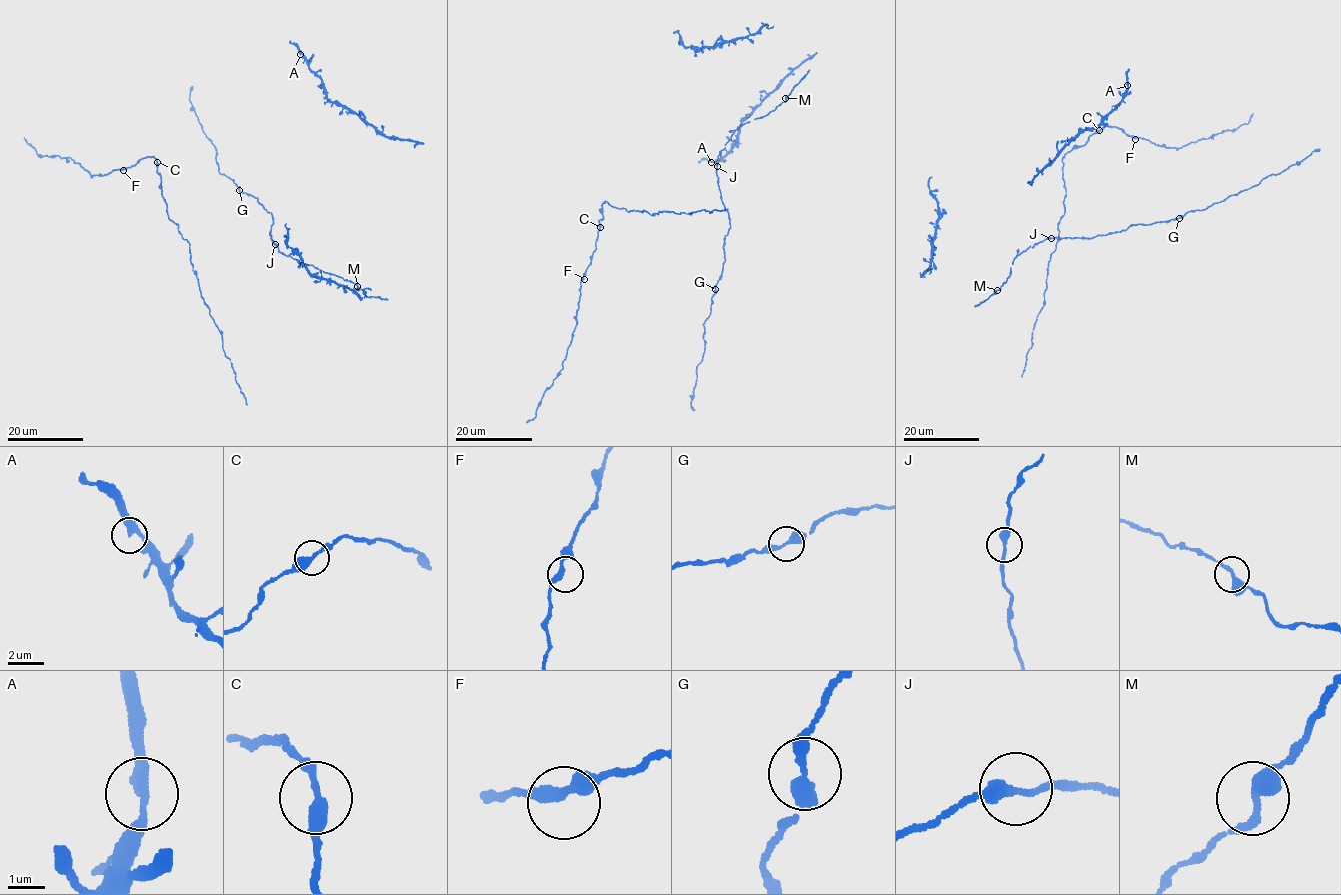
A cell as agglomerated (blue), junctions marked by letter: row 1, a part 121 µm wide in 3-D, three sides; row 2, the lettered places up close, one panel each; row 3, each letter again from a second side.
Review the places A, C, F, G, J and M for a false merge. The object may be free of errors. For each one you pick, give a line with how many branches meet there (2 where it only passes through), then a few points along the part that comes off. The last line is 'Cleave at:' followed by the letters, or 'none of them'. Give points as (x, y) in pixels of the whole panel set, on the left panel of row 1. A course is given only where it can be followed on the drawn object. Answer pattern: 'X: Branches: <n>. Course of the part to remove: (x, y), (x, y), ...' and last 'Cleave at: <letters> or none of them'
Cleave at: none of them

